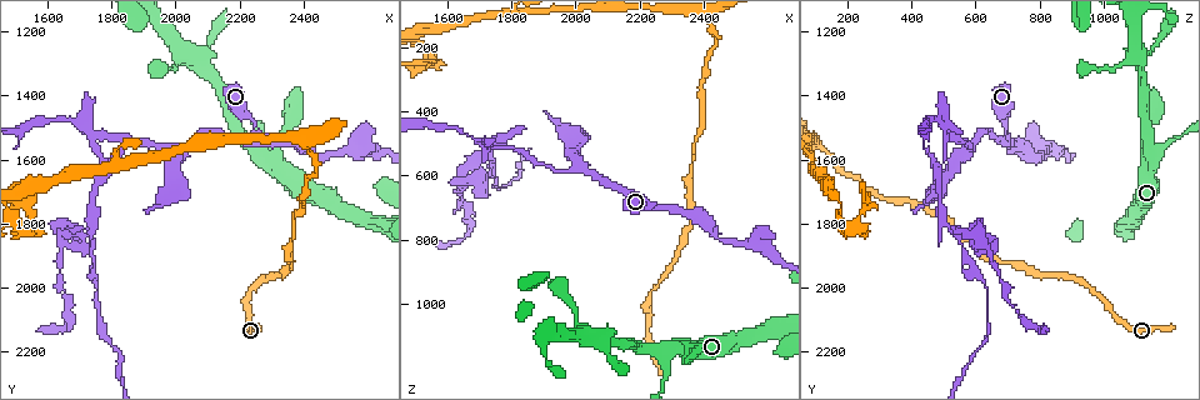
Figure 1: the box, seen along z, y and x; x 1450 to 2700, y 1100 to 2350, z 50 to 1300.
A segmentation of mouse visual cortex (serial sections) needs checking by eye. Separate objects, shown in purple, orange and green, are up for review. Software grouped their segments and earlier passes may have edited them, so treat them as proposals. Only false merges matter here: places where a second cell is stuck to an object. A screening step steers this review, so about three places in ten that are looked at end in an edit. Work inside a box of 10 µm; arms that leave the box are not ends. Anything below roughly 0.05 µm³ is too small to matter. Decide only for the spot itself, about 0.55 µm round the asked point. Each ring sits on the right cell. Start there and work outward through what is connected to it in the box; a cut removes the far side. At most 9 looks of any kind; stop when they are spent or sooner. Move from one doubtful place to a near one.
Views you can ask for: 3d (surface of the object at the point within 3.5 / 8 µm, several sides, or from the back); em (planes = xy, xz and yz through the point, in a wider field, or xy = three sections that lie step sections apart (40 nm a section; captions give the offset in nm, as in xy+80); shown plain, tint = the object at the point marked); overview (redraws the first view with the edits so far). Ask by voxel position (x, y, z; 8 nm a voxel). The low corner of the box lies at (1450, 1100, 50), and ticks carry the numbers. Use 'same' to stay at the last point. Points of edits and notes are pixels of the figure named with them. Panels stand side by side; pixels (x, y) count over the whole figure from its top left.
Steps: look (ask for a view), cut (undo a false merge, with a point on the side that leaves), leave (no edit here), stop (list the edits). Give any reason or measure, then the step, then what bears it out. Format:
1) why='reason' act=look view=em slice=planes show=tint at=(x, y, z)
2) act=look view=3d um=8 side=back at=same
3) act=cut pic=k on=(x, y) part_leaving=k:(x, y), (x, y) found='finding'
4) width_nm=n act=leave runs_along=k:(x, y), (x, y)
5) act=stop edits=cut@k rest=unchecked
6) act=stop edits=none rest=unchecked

why='a narrow waist' act=look view=3d um=3.5 at=(2310, 1610, 1150)

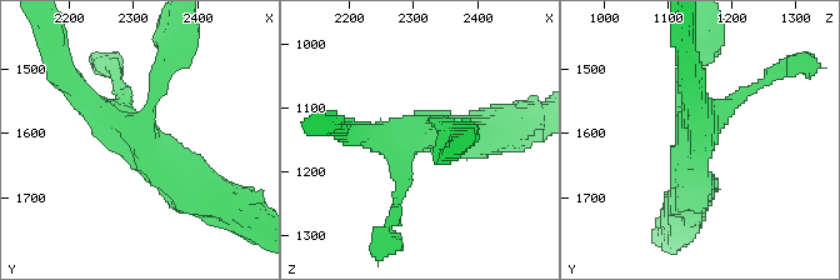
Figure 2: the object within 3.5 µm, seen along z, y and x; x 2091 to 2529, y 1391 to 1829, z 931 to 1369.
arms=4 arm_widths_nm=150,200,350,450 act=look view=em slice=xy step=3 show=plain at=(2310, 1615, 1140)

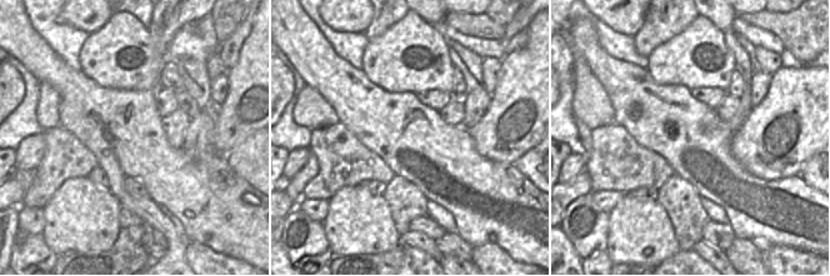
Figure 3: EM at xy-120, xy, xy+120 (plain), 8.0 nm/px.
act=look view=em slice=xy step=3 show=tint at=same

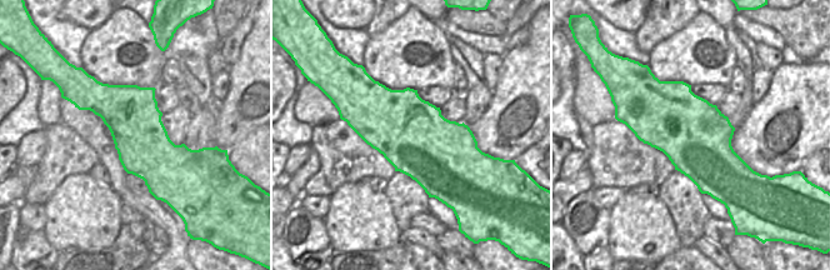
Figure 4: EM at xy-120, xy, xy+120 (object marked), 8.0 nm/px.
act=leave runs_along=2:(205, 191), (163, 173), (75, 88) found='continuous, no second cell'

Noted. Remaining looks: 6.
why='four or more arms meet' act=look view=em slice=xy step=2 show=tint at=(2040, 1270, 1100)

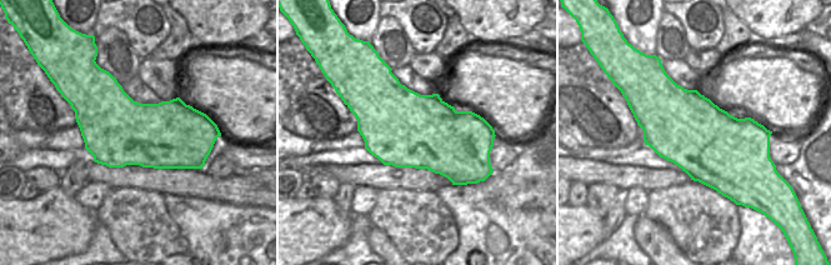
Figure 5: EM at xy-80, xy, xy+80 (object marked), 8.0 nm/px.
act=look view=3d um=3.5 at=same

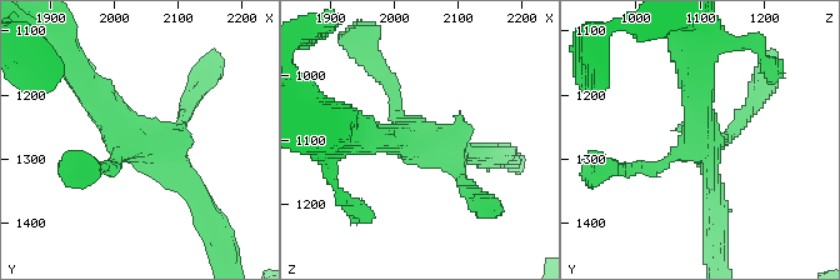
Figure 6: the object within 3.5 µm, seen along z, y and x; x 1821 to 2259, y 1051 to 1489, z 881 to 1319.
width_nm=600 act=leave runs_along=6:(194, 190), (79, 75) found='continuous, no second cell'

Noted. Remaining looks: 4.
why='arms part here' act=look view=3d um=3.5 at=(2270, 1520, 690)

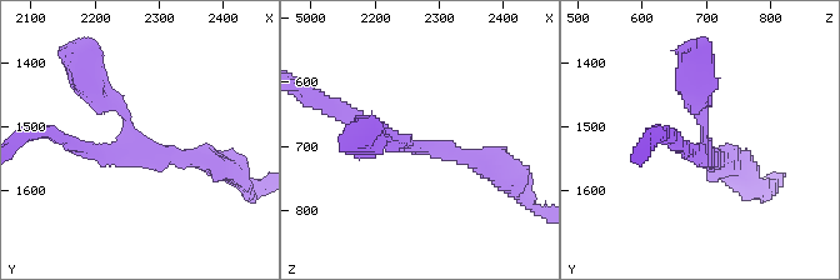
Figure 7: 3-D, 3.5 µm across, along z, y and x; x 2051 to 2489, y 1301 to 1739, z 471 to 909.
arms=3 arm_widths_nm=200,250,300 why='need the tissue' act=look view=em slice=planes show=tint at=(2260, 1520, 700)

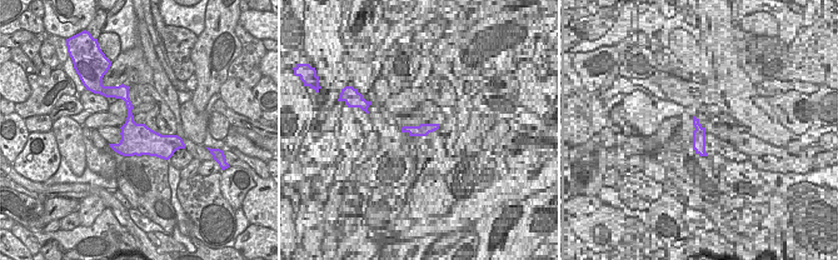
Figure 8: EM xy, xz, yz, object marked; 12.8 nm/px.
why='cut it another way' act=look view=em slice=xy step=2 show=tint at=same

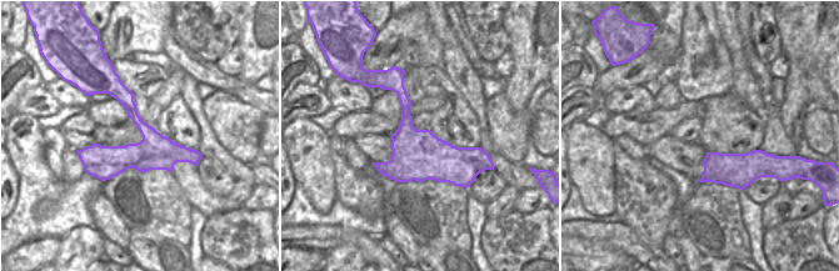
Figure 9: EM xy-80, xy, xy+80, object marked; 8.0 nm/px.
width_nm=400 act=leave runs_along=9:(103, 88), (168, 152), (195, 160) found='continuous, no second cell'

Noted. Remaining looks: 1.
act=stop edits=none rest=unchecked

